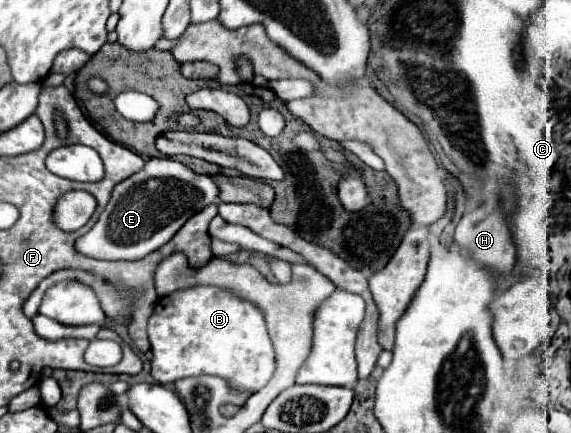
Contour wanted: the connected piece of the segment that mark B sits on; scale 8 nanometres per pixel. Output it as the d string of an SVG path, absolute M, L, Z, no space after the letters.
M194 286L160 298L148 320L148 338L150 338L150 350L154 354L152 378L158 384L172 384L174 380L186 376L212 374L226 380L228 386L236 392L254 394L270 380L276 366L274 350L270 346L270 338L264 328L262 312L254 304L234 298L232 294L212 286Z

